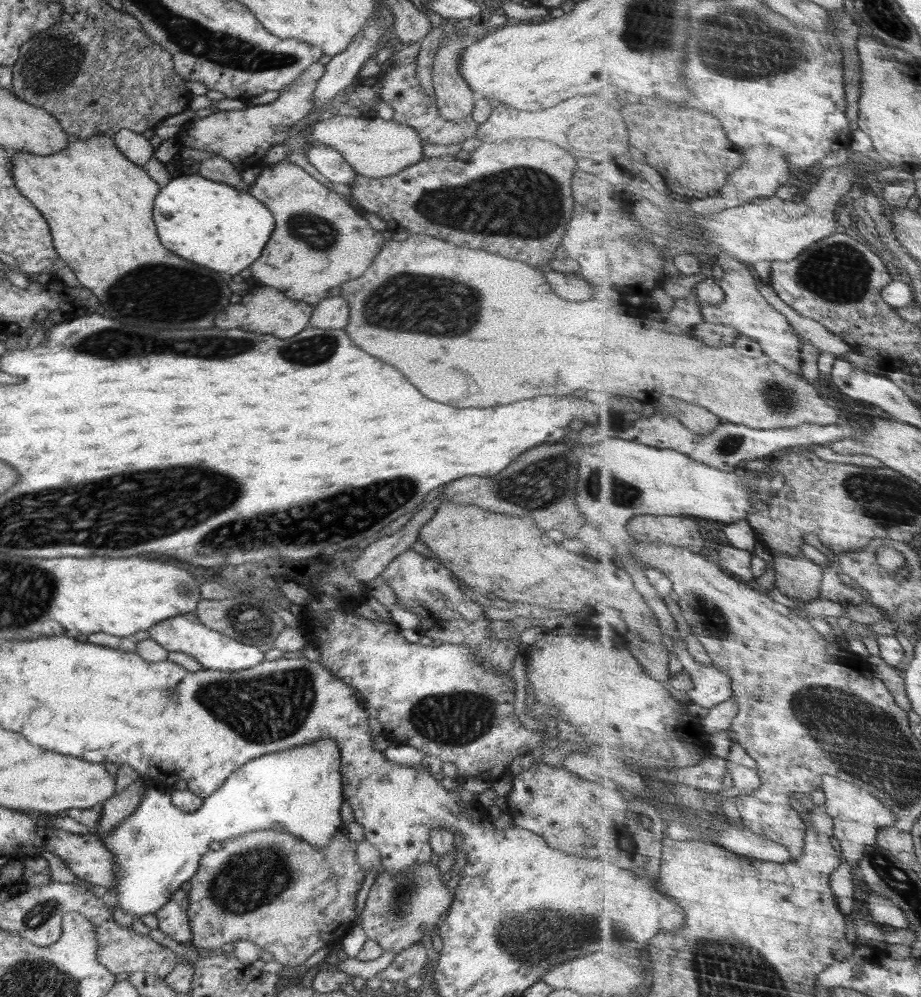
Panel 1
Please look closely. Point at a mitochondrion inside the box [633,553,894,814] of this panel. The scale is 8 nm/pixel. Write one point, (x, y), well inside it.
(714, 624)

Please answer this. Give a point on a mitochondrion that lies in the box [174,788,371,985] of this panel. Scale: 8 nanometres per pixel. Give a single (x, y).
(244, 882)

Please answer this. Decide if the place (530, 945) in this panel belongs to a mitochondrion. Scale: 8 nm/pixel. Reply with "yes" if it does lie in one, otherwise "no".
yes

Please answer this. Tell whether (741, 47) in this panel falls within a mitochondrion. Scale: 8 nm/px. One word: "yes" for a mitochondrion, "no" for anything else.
yes

